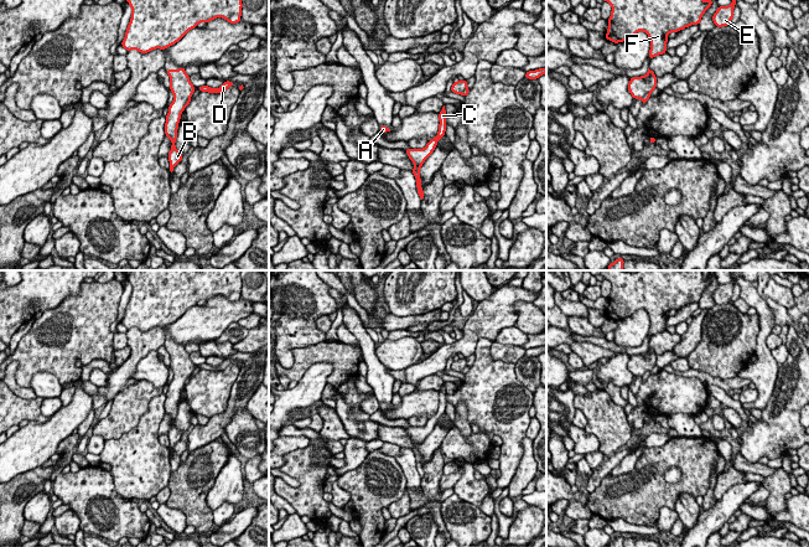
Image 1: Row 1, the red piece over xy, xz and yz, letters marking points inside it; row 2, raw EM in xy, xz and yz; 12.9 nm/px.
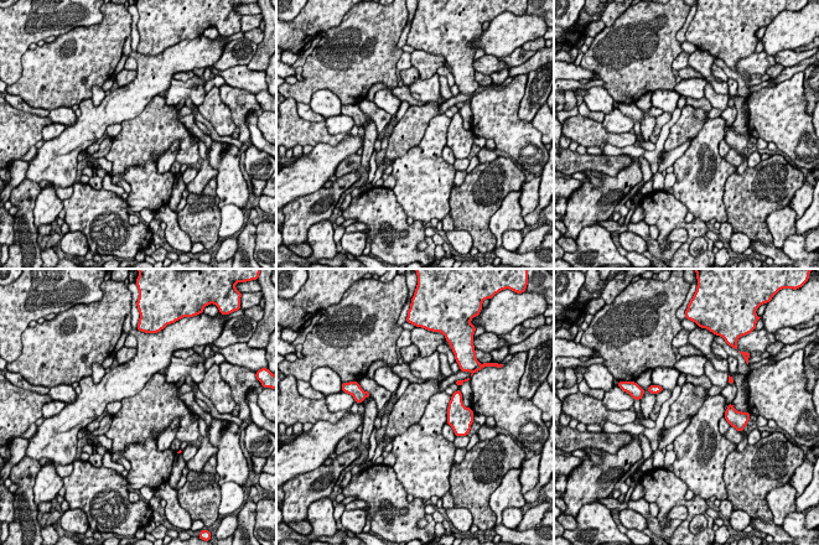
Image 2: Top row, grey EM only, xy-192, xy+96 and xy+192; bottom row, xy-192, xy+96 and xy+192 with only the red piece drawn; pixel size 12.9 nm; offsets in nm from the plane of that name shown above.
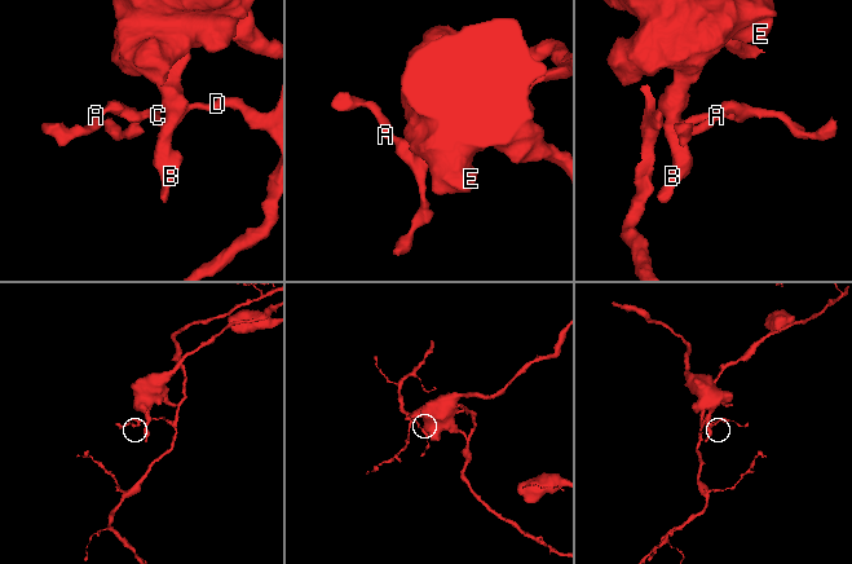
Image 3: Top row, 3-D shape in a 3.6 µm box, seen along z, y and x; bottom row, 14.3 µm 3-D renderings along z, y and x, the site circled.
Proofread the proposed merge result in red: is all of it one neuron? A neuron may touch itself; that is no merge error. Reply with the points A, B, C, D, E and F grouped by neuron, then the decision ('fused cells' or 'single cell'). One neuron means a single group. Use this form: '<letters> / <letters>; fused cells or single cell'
A C D / B E F; fused cells

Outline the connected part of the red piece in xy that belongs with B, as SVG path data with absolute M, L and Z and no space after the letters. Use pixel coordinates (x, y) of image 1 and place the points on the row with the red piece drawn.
M185 67L180 69L166 69L170 77L170 91L173 93L173 102L168 105L168 113L165 123L165 135L171 140L171 150L168 153L170 174L173 174L173 167L181 162L182 154L176 149L177 129L181 119L181 113L185 110L185 104L195 92L195 86L190 81Z

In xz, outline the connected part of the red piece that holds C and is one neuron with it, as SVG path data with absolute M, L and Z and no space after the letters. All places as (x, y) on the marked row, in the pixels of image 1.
M445 105L442 107L442 110L439 113L439 120L440 120L440 124L439 124L437 135L434 139L429 140L429 143L426 144L426 146L424 149L408 149L408 150L405 150L409 159L414 164L413 174L416 179L418 193L419 193L421 200L424 198L424 191L421 187L421 179L420 179L419 171L420 171L422 164L425 162L425 160L435 150L437 141L442 136L445 136L445 131L446 131L446 109L445 109Z

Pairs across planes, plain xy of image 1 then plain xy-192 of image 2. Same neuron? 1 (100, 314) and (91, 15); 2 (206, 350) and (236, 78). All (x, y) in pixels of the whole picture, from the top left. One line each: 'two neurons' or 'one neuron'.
1: two neurons
2: one neuron

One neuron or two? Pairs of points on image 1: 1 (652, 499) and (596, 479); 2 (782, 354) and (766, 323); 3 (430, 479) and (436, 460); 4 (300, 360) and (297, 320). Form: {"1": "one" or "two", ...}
{"1": "two", "2": "two", "3": "one", "4": "two"}

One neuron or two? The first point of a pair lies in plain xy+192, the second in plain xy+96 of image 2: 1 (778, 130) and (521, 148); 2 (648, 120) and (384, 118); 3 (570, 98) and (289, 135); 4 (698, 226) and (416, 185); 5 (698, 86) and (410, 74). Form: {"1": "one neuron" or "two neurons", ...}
{"1": "one neuron", "2": "two neurons", "3": "one neuron", "4": "two neurons", "5": "two neurons"}

